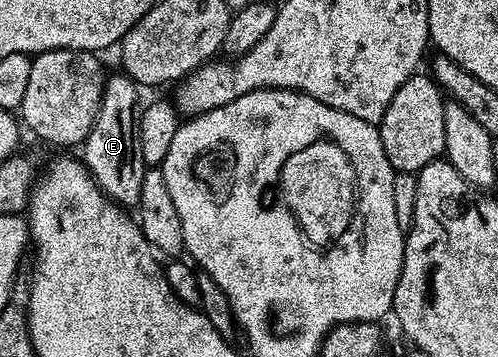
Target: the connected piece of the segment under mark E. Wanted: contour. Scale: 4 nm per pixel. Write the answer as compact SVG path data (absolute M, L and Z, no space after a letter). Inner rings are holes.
M110 75L105 82L105 94L101 98L101 109L95 118L89 137L83 142L85 156L83 163L107 190L117 204L126 209L136 209L141 200L141 179L145 176L147 165L140 152L138 132L139 105L137 106L139 85L127 75Z

